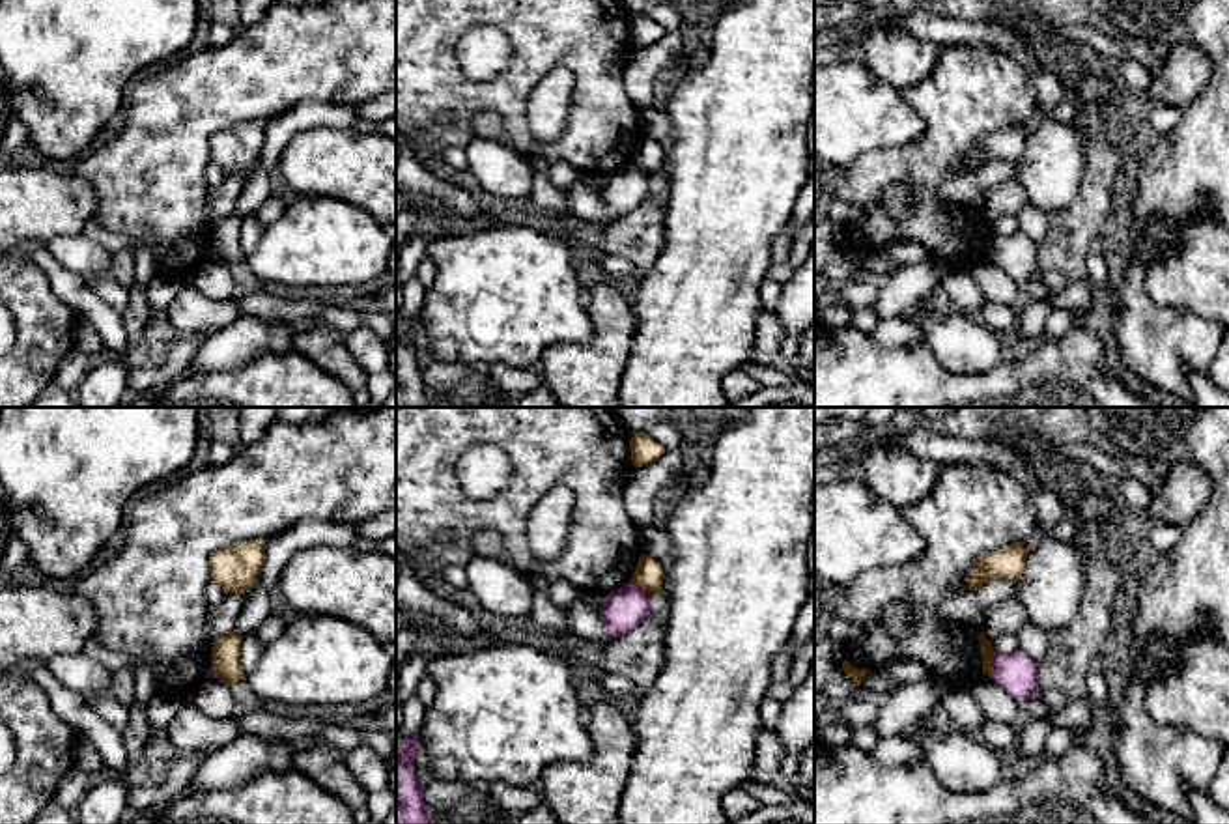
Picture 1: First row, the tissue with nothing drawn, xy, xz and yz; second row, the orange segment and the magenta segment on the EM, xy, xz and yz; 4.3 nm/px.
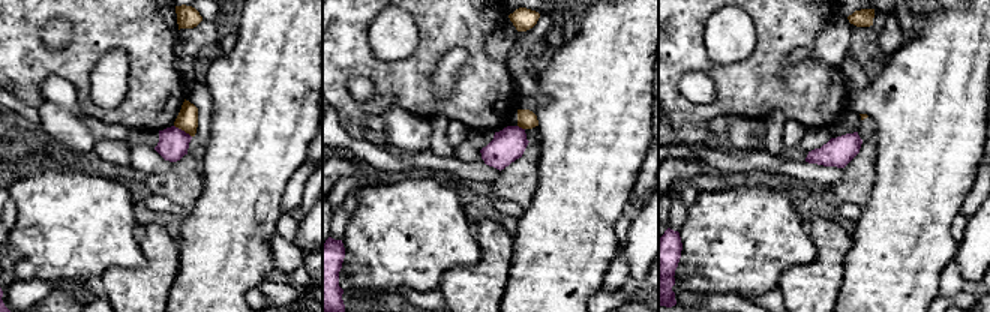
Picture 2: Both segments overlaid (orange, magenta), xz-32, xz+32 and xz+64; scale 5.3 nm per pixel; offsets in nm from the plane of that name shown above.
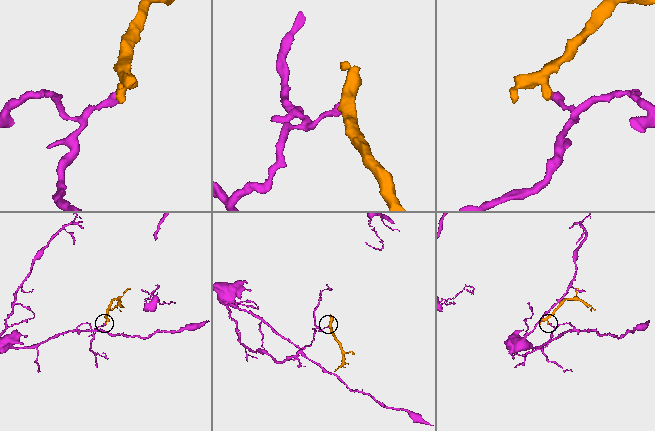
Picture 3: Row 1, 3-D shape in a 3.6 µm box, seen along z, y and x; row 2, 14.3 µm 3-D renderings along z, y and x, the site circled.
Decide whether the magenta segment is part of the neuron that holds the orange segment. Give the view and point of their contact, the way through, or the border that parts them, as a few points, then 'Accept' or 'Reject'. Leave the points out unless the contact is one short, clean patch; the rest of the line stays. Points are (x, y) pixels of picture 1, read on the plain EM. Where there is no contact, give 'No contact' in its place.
Touches orange at xz (641, 169). Boundary: xz (628, 163), (645, 170), (654, 180). Reject

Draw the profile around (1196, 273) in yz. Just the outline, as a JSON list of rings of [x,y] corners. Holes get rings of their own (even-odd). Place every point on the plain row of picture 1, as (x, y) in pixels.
[[[1199,213],[1180,228],[1179,245],[1149,263],[1145,290],[1154,305],[1186,306],[1229,327],[1229,228]]]

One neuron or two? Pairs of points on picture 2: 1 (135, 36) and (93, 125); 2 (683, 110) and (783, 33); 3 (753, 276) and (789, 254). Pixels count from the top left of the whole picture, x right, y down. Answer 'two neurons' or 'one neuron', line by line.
1: two neurons
2: one neuron
3: one neuron

